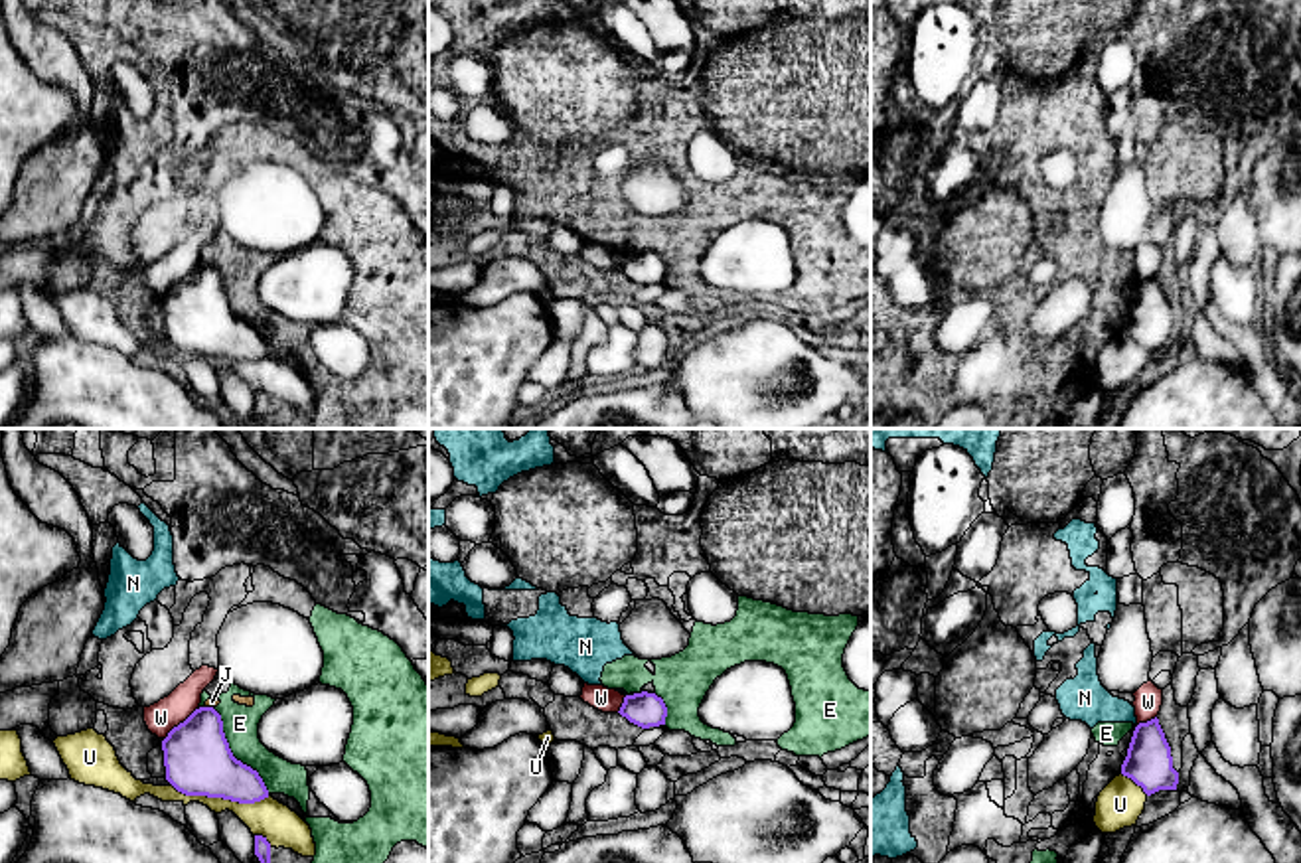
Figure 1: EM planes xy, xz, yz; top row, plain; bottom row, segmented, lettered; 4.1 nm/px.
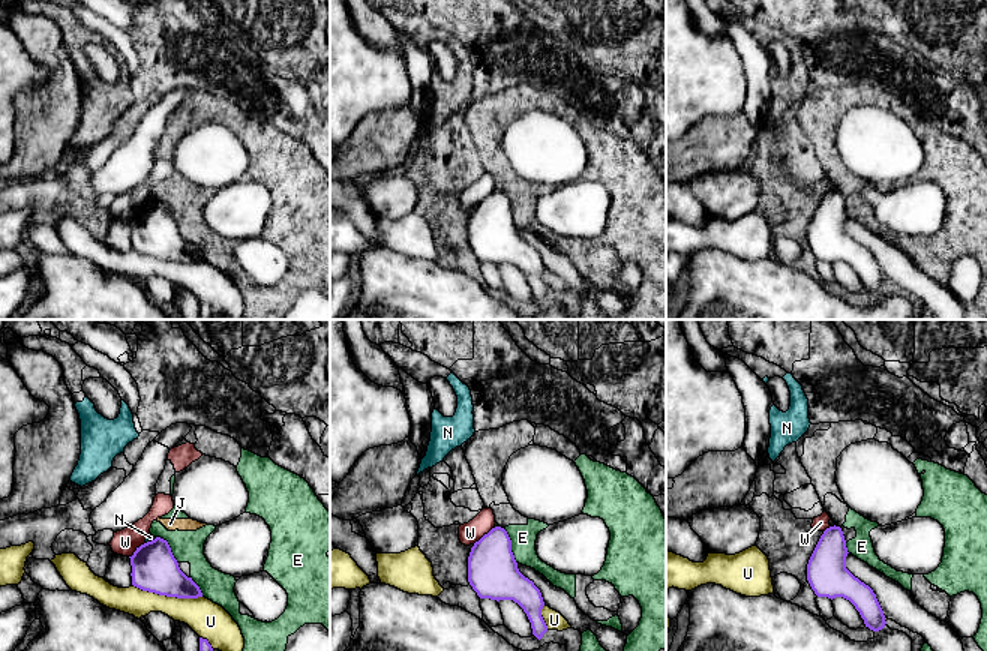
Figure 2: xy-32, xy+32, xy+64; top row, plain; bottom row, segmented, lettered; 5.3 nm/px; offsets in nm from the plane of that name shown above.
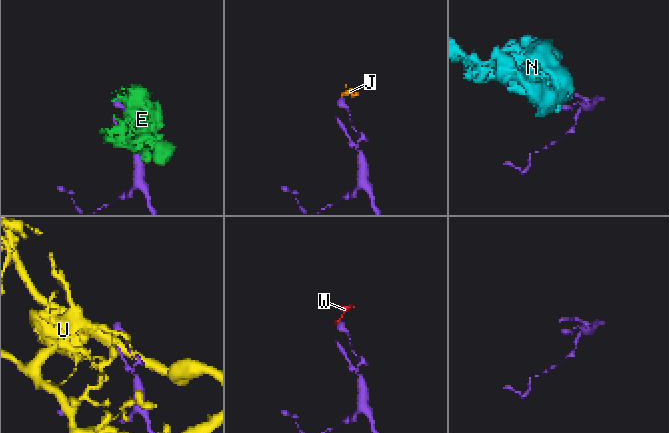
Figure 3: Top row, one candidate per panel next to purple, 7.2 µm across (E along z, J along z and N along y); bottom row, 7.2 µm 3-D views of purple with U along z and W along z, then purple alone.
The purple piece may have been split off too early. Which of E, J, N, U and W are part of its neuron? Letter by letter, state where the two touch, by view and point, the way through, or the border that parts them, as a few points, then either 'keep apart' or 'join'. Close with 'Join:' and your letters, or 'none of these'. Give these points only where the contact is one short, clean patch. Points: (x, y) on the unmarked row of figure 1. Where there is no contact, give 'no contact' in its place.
E: meets purple in xy at (231, 311); keep apart
J: meets purple in xy at (210, 265); border along xy (206, 263), (212, 265); keep apart
N: meets purple in xz at (634, 251); border along xz (634, 251), (630, 253); keep apart
U: meets purple in xy at (220, 354); keep apart
W: meets purple in xy at (180, 281); border along xy (200, 265), (164, 297); keep apart
Join: none of these

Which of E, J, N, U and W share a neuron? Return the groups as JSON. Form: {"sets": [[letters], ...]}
{"sets": [["E", "J", "N"], ["U"], ["W"]]}

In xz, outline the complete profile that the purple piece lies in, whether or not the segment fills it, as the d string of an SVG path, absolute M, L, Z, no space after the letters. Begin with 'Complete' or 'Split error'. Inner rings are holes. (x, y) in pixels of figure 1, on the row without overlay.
Complete. M642 249L626 253L618 271L626 275L630 280L642 286L650 286L665 282L667 265L663 257L655 251Z

